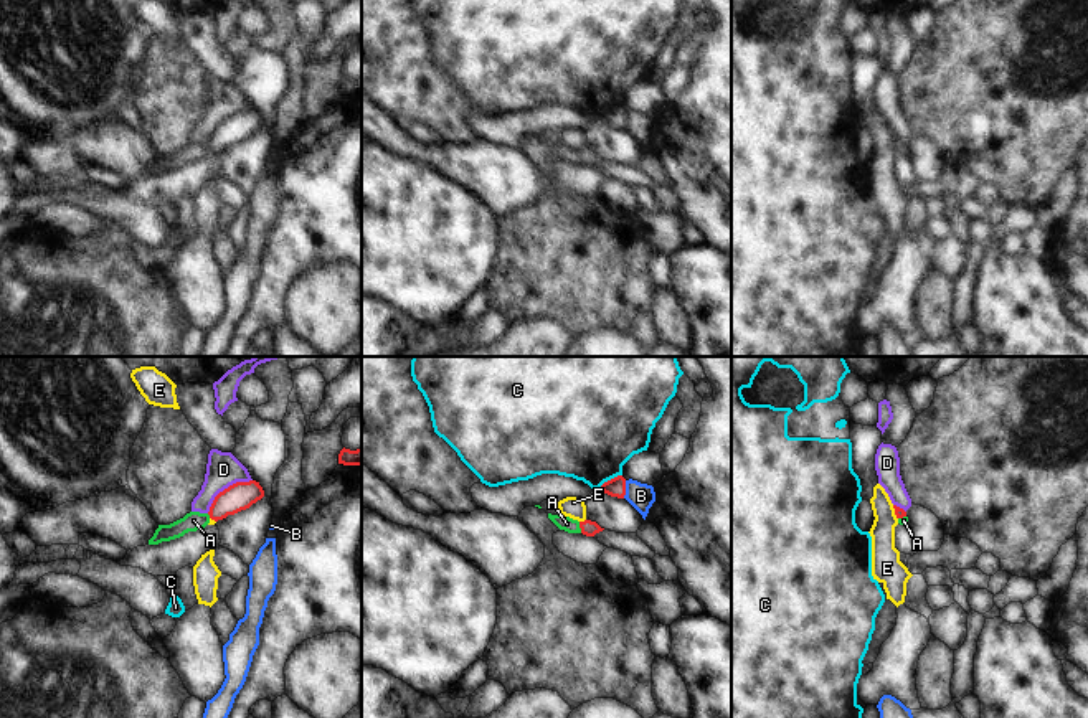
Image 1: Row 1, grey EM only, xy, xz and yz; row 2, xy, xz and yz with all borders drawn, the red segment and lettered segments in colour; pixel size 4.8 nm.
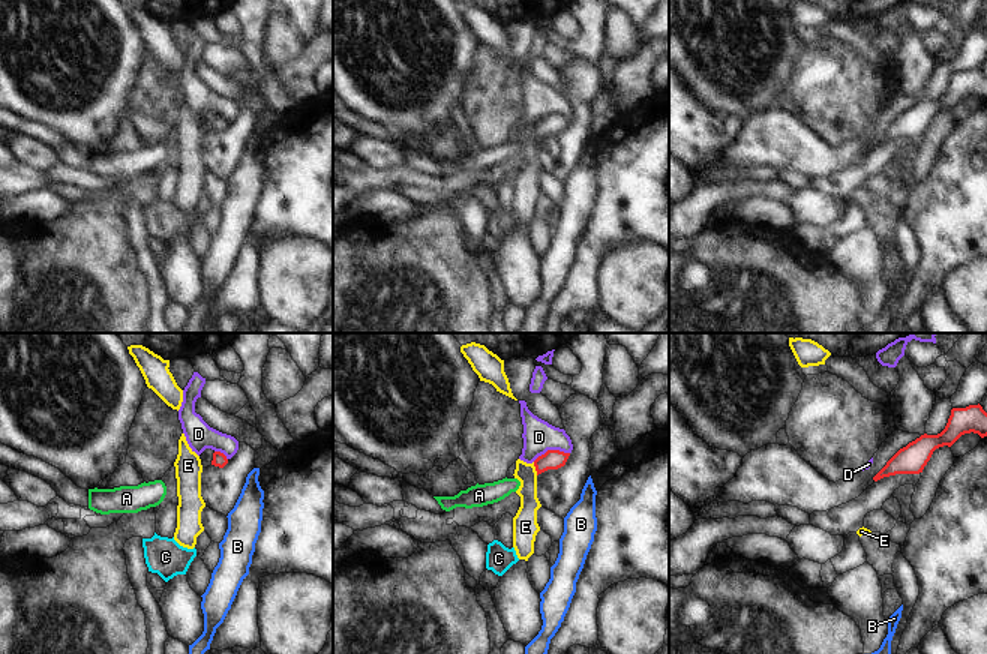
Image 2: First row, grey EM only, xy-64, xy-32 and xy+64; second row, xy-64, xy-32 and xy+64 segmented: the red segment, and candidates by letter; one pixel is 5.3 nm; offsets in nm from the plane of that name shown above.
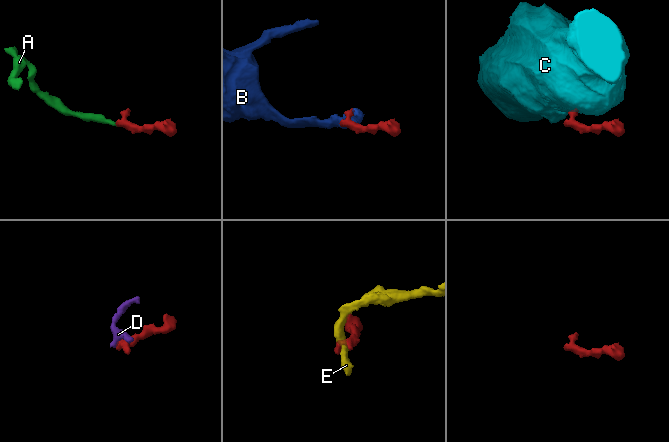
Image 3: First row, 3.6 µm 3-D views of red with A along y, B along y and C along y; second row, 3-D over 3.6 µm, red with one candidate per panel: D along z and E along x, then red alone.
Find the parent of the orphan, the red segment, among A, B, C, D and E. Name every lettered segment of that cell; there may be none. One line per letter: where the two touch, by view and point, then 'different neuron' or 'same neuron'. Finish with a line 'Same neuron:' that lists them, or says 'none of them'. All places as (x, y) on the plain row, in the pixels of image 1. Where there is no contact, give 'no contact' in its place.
A: contact xz (580, 157); same neuron
B: contact xz (624, 119); different neuron
C: contact xz (611, 109); different neuron
D: contact xy (225, 119); different neuron
E: contact xz (581, 152); different neuron
Same neuron: A

